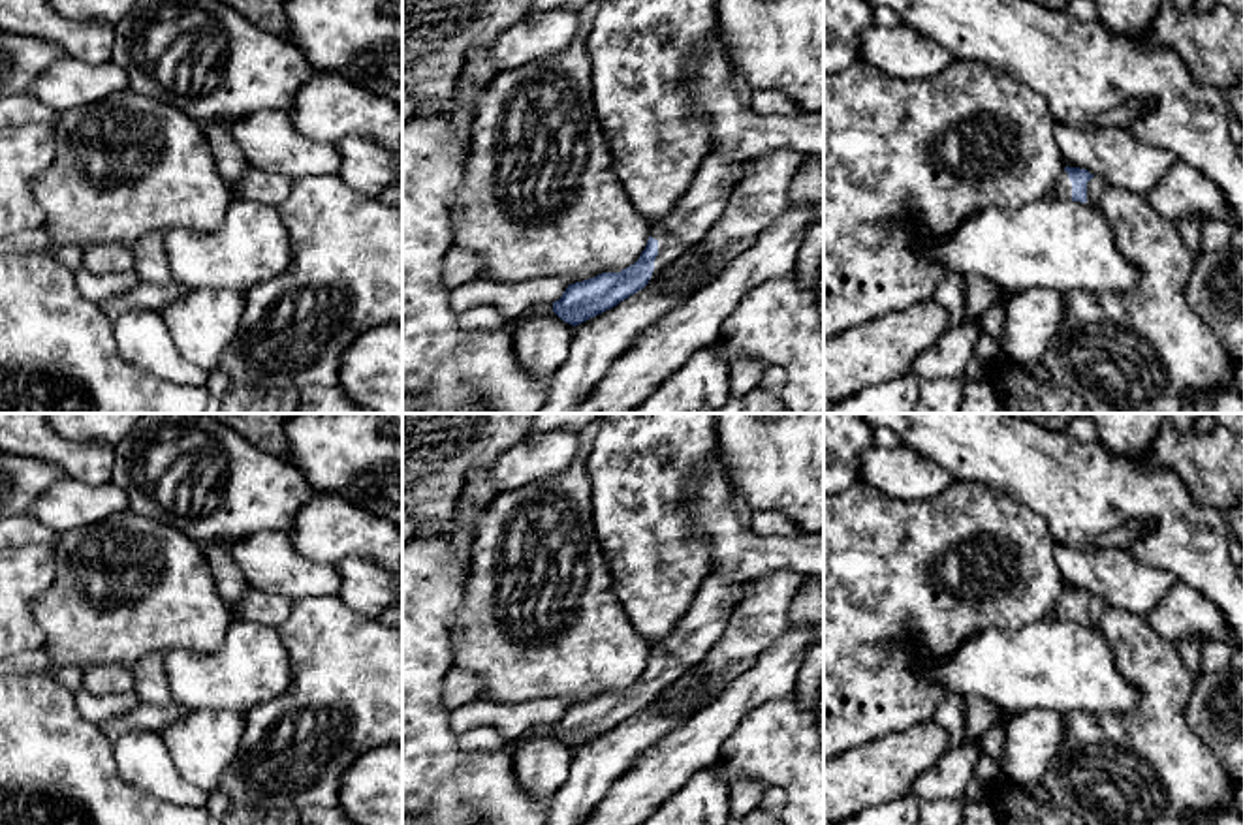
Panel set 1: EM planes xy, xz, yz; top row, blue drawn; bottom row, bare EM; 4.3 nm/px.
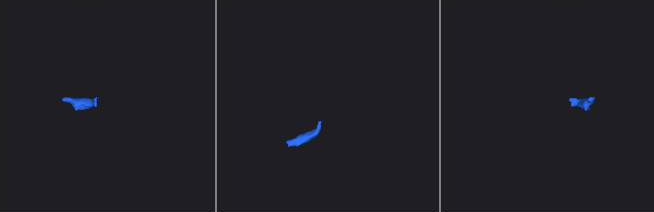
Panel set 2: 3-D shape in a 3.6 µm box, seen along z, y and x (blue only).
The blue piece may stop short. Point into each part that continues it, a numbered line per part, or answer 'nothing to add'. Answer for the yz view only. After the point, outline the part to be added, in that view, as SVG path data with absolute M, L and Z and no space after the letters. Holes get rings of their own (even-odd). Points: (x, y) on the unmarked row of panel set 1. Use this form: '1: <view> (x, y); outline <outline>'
1: yz (1063, 609); outline M1066 592L1061 594L1051 616L1061 622L1072 622L1072 603Z

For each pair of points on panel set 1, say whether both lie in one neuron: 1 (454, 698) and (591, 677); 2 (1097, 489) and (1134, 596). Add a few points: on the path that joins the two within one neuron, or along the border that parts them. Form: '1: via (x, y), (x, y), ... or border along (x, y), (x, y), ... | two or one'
1: border along (454, 664), (472, 671), (482, 681), (482, 698) | two
2: border along (1125, 549), (1144, 562), (1164, 570) | two

